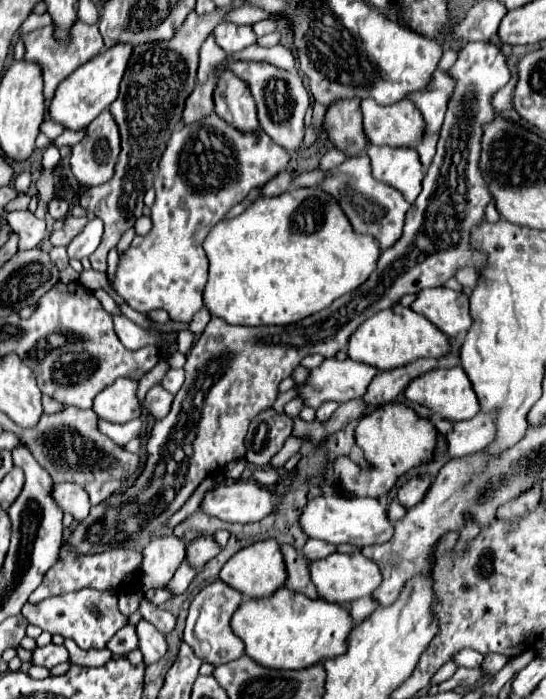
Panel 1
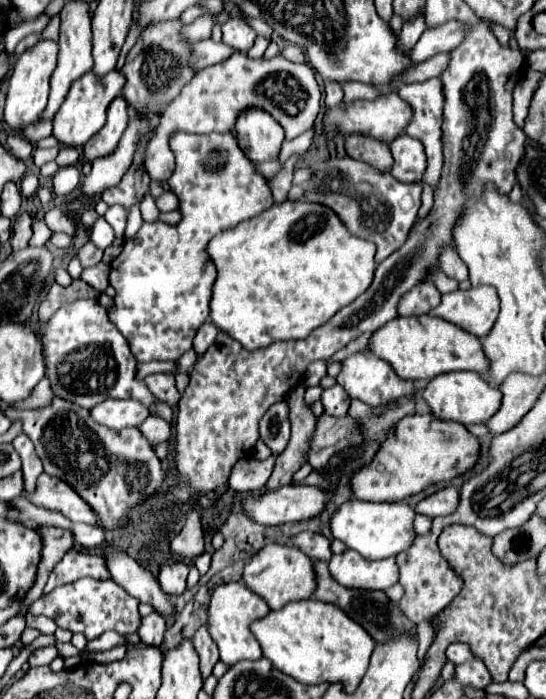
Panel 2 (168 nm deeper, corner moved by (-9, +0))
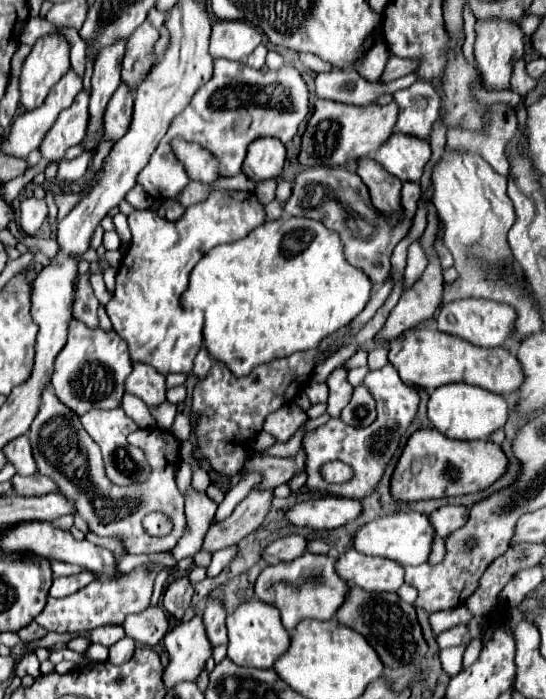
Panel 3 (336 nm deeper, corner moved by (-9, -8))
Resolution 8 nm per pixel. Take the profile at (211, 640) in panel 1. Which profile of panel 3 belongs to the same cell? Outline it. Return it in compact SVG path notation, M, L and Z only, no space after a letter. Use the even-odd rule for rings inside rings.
M249 600L241 604L231 616L227 616L227 630L229 630L227 658L231 658L237 666L273 668L275 660L281 658L287 646L291 644L291 636L281 624L279 610L261 600Z

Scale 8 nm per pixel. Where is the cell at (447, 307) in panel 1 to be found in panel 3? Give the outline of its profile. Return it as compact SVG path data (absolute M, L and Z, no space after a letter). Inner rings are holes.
M469 298L469 300L457 300L457 302L445 304L441 312L437 314L437 328L441 332L459 336L475 346L495 348L495 346L503 346L511 338L515 330L515 320L517 320L517 312L509 304L501 304L495 300Z

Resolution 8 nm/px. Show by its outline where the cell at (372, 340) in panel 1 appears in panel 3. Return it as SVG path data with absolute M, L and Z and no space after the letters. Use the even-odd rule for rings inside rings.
M437 328L403 332L399 338L391 342L389 362L397 368L405 384L413 388L423 388L427 392L433 392L435 388L445 384L465 382L501 396L509 396L509 394L515 394L519 386L523 384L523 370L511 350L479 348L457 336L439 332Z

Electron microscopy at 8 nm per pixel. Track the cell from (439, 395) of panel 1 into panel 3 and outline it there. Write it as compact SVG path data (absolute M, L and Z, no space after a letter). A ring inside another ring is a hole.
M447 384L439 386L427 404L427 416L443 436L451 440L485 440L489 438L495 430L503 428L507 418L509 418L509 404L503 396L479 390L477 386L471 384Z

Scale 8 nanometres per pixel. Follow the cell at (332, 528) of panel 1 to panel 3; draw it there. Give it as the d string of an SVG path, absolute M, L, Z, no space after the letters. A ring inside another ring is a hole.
M397 512L383 518L377 518L361 526L355 534L355 548L367 556L383 556L399 562L401 566L419 566L429 560L431 546L435 538L435 528L429 522L427 514L421 512Z

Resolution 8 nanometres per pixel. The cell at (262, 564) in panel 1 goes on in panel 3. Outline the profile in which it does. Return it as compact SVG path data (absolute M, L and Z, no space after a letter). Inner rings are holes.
M303 554L297 560L291 562L279 562L275 566L269 566L261 572L255 584L255 594L259 600L279 608L281 622L287 628L287 632L293 632L295 626L305 618L315 620L333 620L339 606L347 598L347 582L339 578L335 570L335 558L333 556L321 556L321 554ZM311 572L317 572L315 580L311 580Z

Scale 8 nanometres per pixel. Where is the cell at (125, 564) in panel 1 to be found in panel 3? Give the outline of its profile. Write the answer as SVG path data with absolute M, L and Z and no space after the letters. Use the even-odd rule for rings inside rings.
M81 572L77 576L63 576L63 578L55 578L53 586L49 590L51 598L63 598L69 594L75 594L77 590L81 590L83 586L87 586L89 582L93 582L95 578L89 572Z

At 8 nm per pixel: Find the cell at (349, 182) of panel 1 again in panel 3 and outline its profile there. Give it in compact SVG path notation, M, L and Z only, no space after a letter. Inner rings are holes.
M315 166L315 168L305 168L301 174L295 176L291 198L283 206L283 212L285 212L285 216L301 216L301 218L311 218L311 220L323 222L323 226L337 232L345 246L347 262L351 266L363 270L371 278L371 282L383 284L391 270L391 262L389 262L391 252L393 252L395 244L407 236L411 218L417 210L419 196L421 196L421 188L417 182L403 184L401 204L403 204L403 212L407 218L399 226L391 226L387 222L387 218L383 218L383 214L371 206L369 190L357 174L347 172L345 168Z

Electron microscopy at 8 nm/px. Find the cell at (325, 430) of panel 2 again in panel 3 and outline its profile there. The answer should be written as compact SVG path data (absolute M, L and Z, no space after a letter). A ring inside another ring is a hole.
M303 450L295 458L271 458L251 452L243 466L245 472L261 472L263 480L255 486L259 490L275 490L279 484L285 484L293 474L305 470L305 454Z

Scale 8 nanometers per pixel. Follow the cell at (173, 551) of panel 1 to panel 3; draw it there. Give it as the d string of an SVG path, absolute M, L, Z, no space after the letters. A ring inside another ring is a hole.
M179 576L167 586L167 590L163 594L163 606L173 618L181 620L189 608L191 596L193 596L193 586L191 586L189 578Z

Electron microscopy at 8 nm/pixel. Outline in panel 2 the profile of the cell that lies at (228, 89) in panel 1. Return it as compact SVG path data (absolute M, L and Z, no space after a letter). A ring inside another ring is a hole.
M255 106L239 114L235 132L241 150L247 154L247 158L255 162L277 158L281 142L285 138L283 128L271 118L271 114Z

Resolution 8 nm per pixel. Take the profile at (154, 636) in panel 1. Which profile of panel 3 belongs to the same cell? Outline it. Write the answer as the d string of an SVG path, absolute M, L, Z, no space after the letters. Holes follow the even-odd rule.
M149 606L139 614L129 614L123 622L123 628L125 628L125 634L135 642L155 646L167 634L169 622L161 606Z

